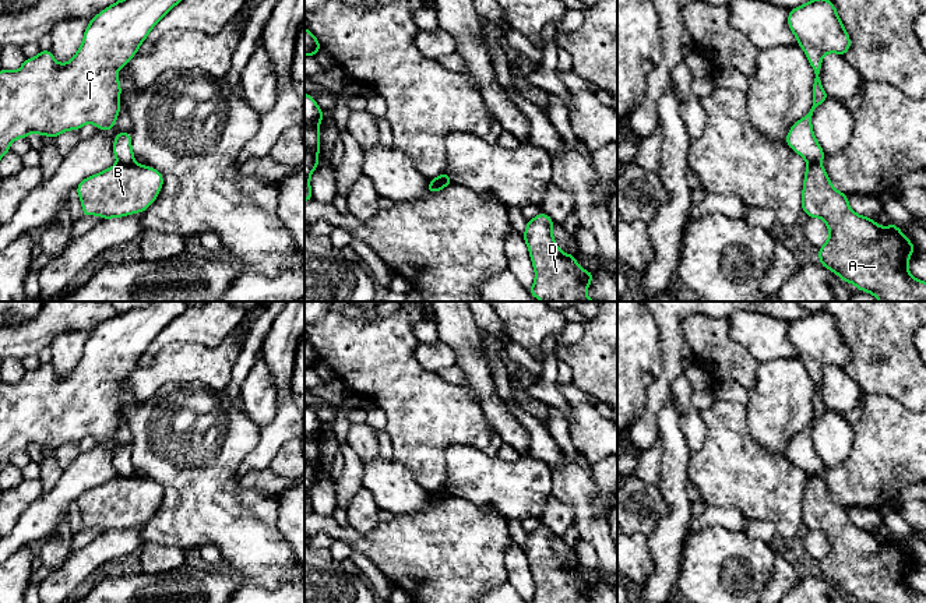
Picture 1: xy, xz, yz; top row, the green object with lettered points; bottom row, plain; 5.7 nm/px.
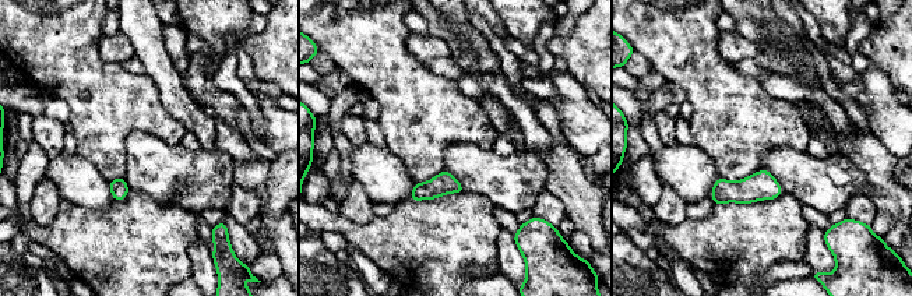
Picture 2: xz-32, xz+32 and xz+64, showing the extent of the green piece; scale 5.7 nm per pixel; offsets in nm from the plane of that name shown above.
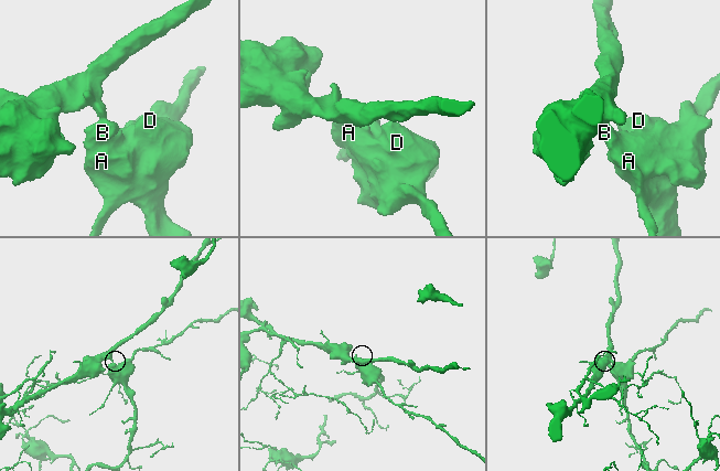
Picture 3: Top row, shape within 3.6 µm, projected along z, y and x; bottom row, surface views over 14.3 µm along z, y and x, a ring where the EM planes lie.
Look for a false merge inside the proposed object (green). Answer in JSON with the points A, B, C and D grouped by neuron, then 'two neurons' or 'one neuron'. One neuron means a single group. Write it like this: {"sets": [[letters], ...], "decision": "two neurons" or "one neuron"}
{"sets": [["A", "B", "D"], ["C"]], "decision": "two neurons"}

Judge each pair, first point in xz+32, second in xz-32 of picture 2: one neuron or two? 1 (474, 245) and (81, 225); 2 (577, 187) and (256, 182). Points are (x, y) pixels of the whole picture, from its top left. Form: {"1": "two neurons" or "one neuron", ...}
{"1": "one neuron", "2": "one neuron"}

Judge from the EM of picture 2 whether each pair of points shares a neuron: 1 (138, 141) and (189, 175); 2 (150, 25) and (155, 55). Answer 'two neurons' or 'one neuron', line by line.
1: one neuron
2: one neuron

